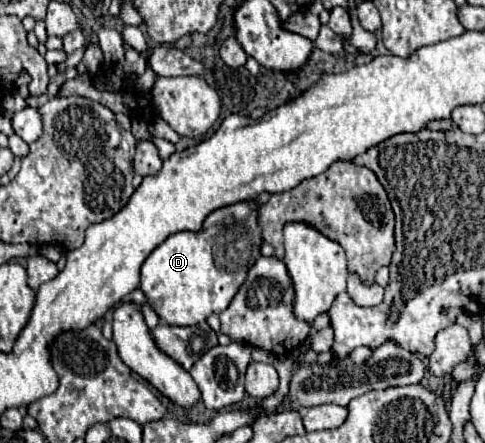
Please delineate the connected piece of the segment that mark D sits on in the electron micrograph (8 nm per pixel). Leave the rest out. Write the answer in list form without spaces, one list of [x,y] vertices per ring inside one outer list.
[[[256,200],[218,208],[208,216],[202,230],[176,232],[152,250],[142,264],[140,288],[162,322],[174,326],[200,324],[210,314],[220,314],[228,308],[246,280],[250,262],[254,264],[260,258],[260,246],[262,228],[258,224]]]

